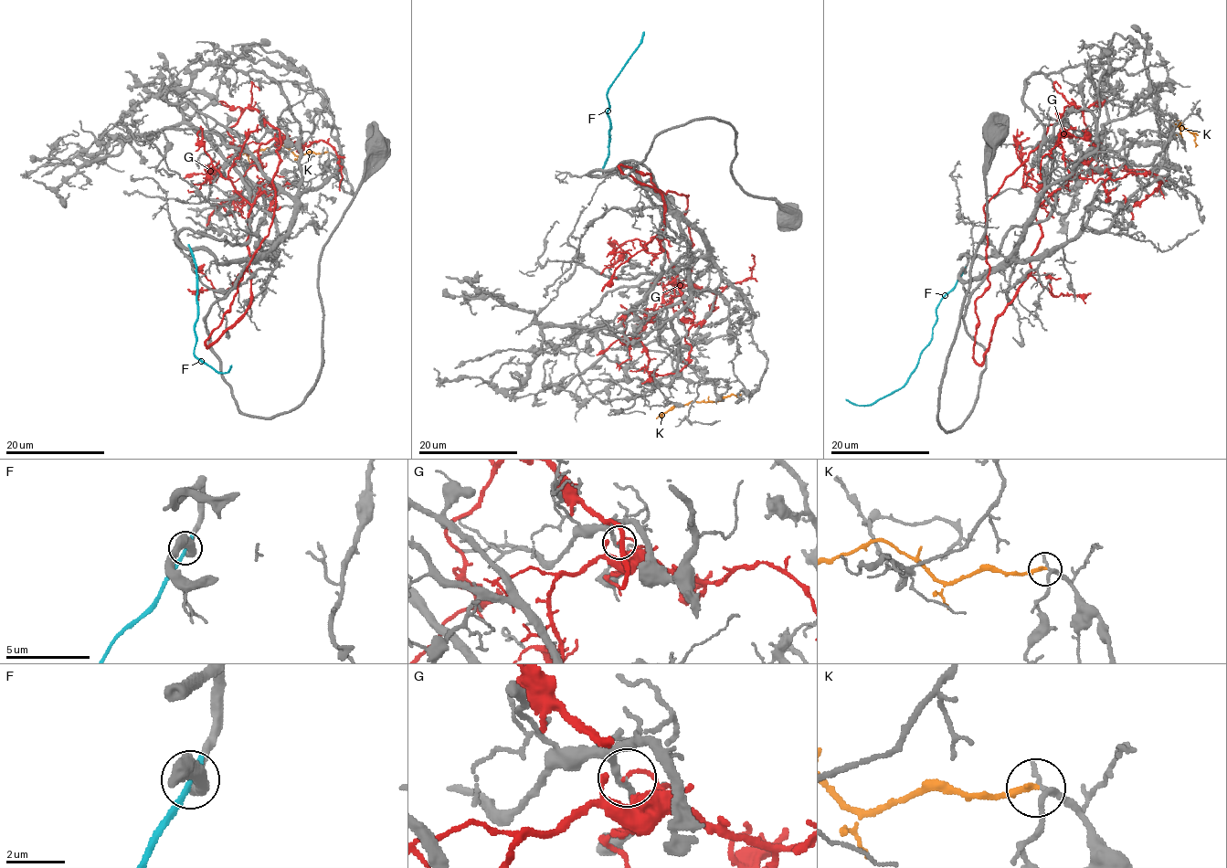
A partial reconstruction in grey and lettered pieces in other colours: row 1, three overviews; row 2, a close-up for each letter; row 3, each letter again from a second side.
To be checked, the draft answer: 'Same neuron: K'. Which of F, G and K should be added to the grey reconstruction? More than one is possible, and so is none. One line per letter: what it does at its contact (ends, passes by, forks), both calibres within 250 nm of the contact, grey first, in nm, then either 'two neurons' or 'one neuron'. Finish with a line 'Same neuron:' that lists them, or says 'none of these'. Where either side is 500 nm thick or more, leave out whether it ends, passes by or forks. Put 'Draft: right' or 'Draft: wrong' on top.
Draft: right
F: it ends there; 440 nm thick on the grey side, 280 nm on the other; two neurons
G: it ends there; 200 nm thick on the grey side, 120 nm on the other; two neurons
K: it ends there; 180 nm thick on the grey side, 200 nm on the other; one neuron
Same neuron: K

